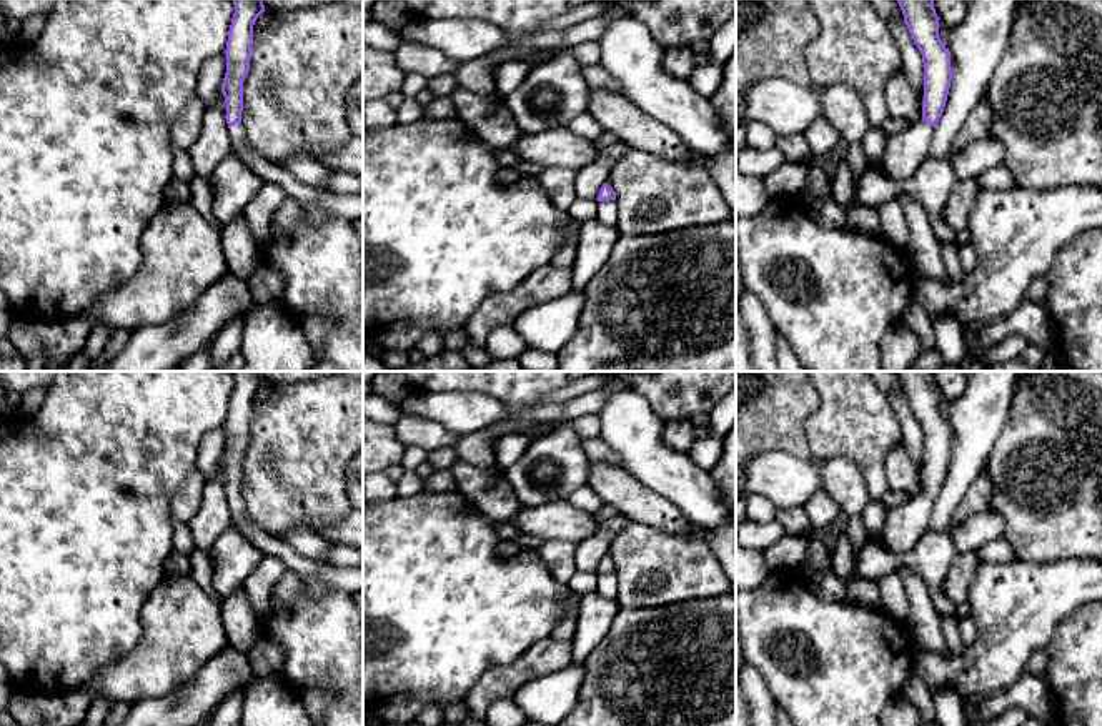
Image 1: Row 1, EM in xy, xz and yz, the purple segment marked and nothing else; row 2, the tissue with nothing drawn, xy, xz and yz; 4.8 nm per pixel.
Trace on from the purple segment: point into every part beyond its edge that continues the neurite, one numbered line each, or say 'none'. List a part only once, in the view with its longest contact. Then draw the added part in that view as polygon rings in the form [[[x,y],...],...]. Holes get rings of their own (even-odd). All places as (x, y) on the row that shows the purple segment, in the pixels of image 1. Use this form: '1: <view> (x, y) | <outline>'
1: yz (904, 152) | [[[921,120],[884,137],[882,165],[894,180],[907,180],[917,172],[931,153],[934,130],[934,125]]]

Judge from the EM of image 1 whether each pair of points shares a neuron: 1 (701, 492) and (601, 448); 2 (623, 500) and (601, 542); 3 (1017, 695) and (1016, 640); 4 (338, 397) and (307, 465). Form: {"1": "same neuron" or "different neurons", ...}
{"1": "different neurons", "2": "different neurons", "3": "different neurons", "4": "same neuron"}

